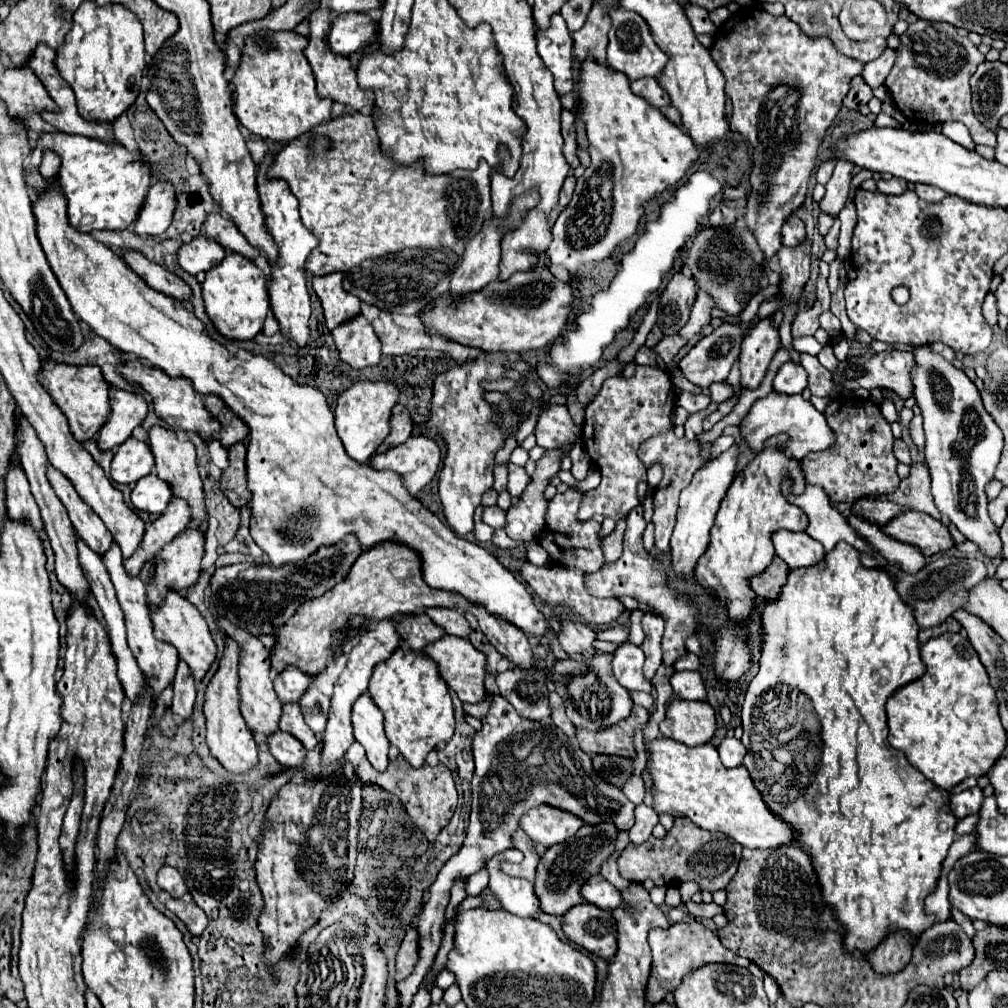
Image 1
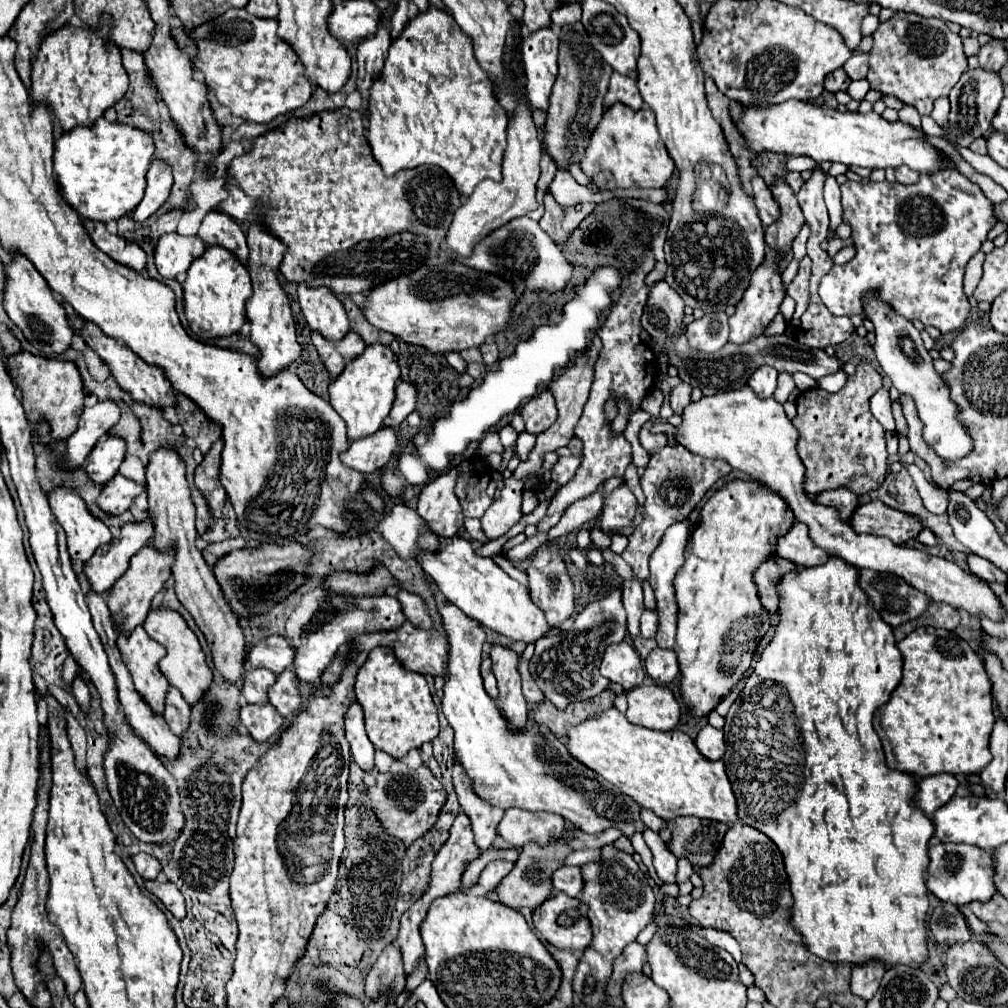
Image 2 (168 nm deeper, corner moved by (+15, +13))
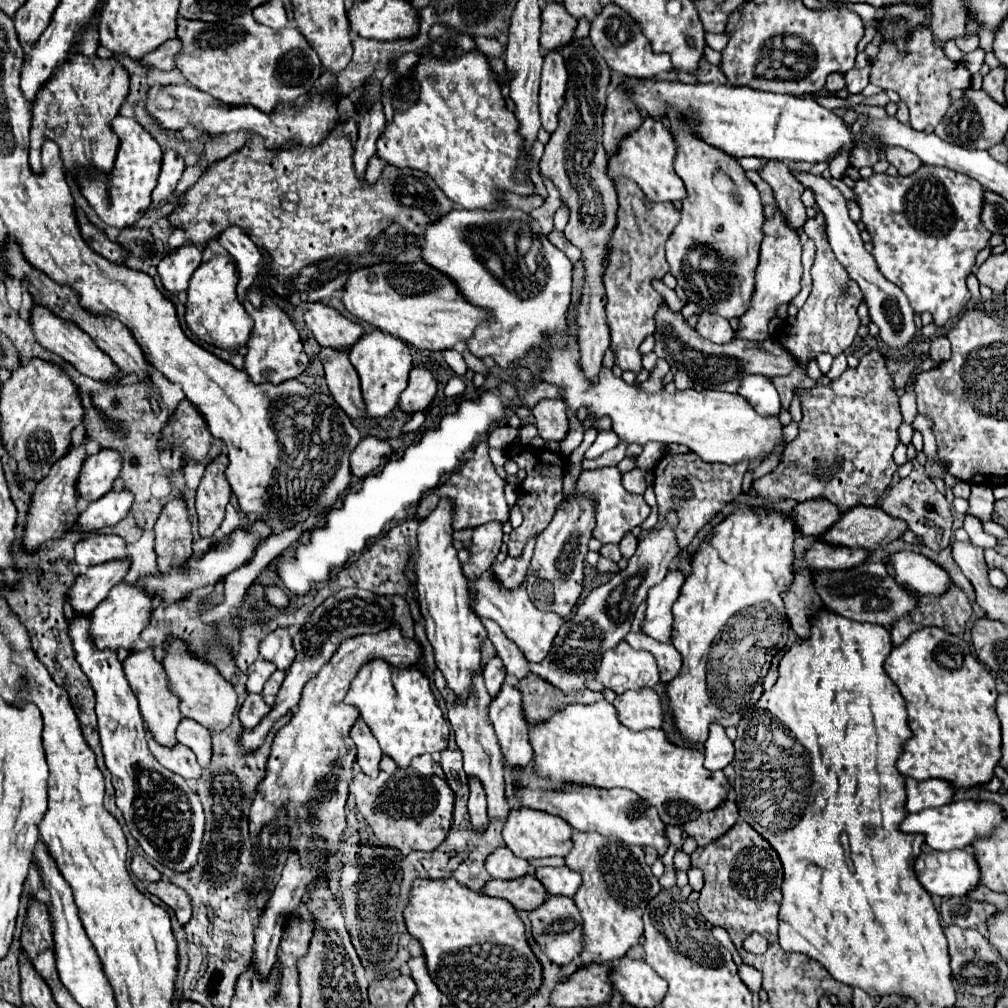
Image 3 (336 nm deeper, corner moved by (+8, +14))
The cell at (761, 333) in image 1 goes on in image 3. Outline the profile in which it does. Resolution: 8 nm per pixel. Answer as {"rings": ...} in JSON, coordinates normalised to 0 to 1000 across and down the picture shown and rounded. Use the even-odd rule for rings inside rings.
{"rings":[[[774,208],[768,210],[766,216],[758,218],[758,238],[754,250],[754,262],[750,266],[750,290],[746,296],[746,304],[738,313],[734,313],[734,329],[732,335],[738,337],[760,337],[762,335],[762,319],[770,313],[770,306],[774,302],[782,302],[794,290],[796,262],[794,262],[794,236],[788,226],[782,226],[778,212]]]}

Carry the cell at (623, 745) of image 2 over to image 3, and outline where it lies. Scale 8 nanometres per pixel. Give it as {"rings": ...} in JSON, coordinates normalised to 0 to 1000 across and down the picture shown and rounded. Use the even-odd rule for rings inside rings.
{"rings":[[[595,694],[595,696],[589,696],[589,698],[563,698],[560,704],[554,704],[550,706],[544,714],[536,716],[536,718],[530,718],[530,720],[524,720],[524,734],[530,742],[530,754],[528,754],[528,762],[532,764],[532,768],[536,768],[538,772],[544,772],[546,774],[546,782],[552,782],[552,780],[558,780],[558,778],[583,778],[583,780],[589,780],[589,782],[621,782],[621,784],[627,784],[631,786],[635,792],[639,792],[643,798],[647,798],[653,808],[655,808],[655,813],[659,817],[667,817],[667,819],[679,819],[681,815],[688,813],[690,810],[694,810],[694,806],[702,806],[702,804],[708,804],[712,802],[720,792],[722,792],[722,776],[720,776],[720,770],[716,764],[712,766],[704,766],[698,762],[698,750],[692,746],[692,744],[687,744],[687,742],[675,742],[675,740],[669,740],[663,736],[661,728],[657,724],[635,724],[635,726],[629,726],[625,722],[621,722],[619,718],[615,718],[613,710],[611,710],[611,704],[605,696],[601,694]]]}

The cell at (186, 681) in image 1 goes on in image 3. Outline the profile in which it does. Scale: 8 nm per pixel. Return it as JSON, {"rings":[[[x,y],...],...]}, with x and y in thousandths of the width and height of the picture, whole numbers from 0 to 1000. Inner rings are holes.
{"rings":[[[181,712],[175,730],[177,730],[179,738],[187,740],[194,748],[196,758],[200,762],[204,762],[208,758],[208,752],[210,752],[210,734],[208,734],[208,726],[202,720],[192,718],[192,714],[188,714],[188,712]]]}

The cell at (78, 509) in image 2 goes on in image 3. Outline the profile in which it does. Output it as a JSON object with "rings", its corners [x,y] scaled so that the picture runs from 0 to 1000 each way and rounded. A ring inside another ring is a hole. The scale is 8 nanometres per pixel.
{"rings":[[[95,532],[75,540],[75,558],[81,563],[97,562],[109,556],[123,556],[127,552],[125,538],[119,532]]]}

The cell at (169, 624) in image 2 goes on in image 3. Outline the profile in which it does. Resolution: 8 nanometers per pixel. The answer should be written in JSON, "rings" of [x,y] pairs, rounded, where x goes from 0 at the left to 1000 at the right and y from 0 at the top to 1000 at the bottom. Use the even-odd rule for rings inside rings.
{"rings":[[[169,635],[163,641],[163,655],[161,661],[167,669],[167,675],[171,679],[171,687],[179,690],[179,706],[183,712],[190,712],[192,716],[200,718],[208,726],[220,726],[222,722],[228,720],[230,710],[236,700],[236,690],[232,687],[232,681],[220,673],[220,669],[214,665],[214,661],[198,657],[192,653],[185,639],[179,635]]]}

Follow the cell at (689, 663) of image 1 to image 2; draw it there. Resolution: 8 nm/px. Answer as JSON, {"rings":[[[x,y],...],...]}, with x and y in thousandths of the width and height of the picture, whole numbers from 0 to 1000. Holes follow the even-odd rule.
{"rings":[[[727,475],[721,477],[715,485],[711,485],[705,491],[705,495],[695,503],[693,519],[686,535],[684,535],[686,517],[684,513],[680,513],[680,517],[672,517],[660,527],[654,543],[648,547],[644,557],[646,563],[644,578],[650,584],[652,606],[654,606],[654,626],[650,636],[656,644],[666,644],[670,640],[668,646],[672,648],[672,654],[676,658],[676,689],[686,707],[689,709],[705,707],[711,701],[711,697],[727,684],[727,680],[743,664],[751,636],[763,624],[763,608],[753,596],[747,578],[747,566],[763,551],[769,551],[771,533],[781,529],[785,521],[787,521],[787,507],[779,501],[779,497],[771,489],[767,489],[765,485],[749,477]]]}

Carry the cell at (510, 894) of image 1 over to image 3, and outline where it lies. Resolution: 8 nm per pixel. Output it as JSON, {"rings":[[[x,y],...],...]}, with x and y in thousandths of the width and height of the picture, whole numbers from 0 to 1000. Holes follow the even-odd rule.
{"rings":[[[502,839],[492,841],[482,851],[480,859],[488,871],[496,871],[496,873],[510,873],[510,871],[526,867],[526,857],[522,853],[512,851]]]}

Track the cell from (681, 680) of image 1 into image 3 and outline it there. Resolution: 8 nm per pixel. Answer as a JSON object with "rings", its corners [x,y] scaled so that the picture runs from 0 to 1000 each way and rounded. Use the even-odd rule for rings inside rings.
{"rings":[[[627,629],[621,631],[621,637],[627,641],[627,643],[633,643],[633,645],[641,645],[649,651],[651,655],[651,661],[653,661],[653,669],[655,669],[655,677],[665,677],[677,663],[677,651],[671,647],[671,643],[665,639],[665,637],[653,637],[653,635],[647,635],[643,631],[637,631],[637,629]]]}

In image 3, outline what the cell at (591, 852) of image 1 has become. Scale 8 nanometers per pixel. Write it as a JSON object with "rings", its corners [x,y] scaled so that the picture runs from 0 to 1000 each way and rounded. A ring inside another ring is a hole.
{"rings":[[[518,869],[512,873],[486,873],[478,881],[484,889],[504,893],[512,903],[530,903],[542,893],[540,879],[528,869]]]}

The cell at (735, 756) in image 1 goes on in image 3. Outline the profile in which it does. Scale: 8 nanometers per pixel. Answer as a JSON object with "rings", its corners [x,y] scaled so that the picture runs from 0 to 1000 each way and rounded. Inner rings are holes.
{"rings":[[[706,718],[704,730],[698,738],[698,750],[700,750],[698,760],[702,764],[716,764],[728,754],[728,738],[720,730],[718,720]]]}

